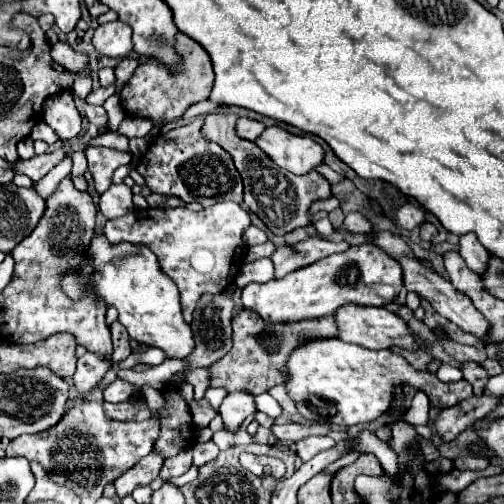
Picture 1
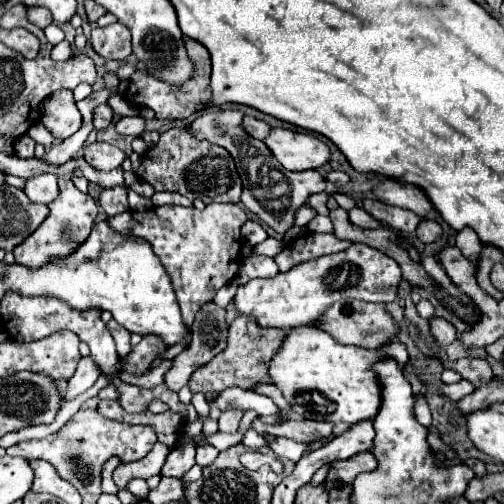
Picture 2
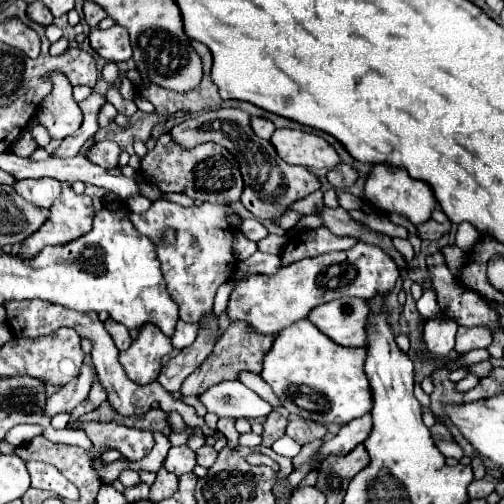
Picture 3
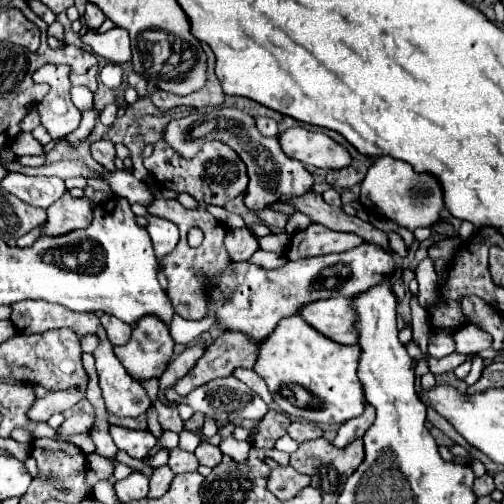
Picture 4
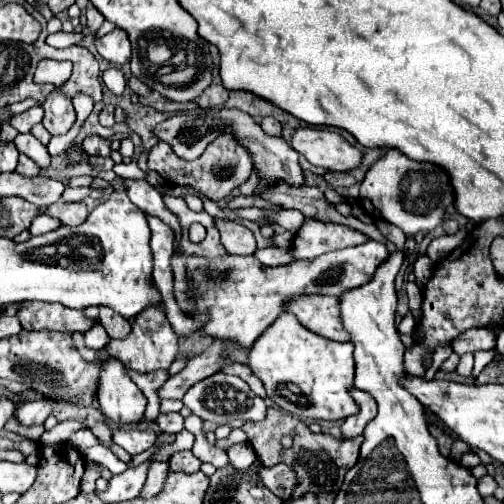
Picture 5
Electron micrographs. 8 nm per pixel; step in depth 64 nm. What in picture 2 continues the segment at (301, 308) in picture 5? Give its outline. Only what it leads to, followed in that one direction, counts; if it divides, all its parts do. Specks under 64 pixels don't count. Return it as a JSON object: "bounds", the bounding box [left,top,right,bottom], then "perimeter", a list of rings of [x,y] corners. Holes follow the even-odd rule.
{"bounds":[316,300,398,348],"perimeter":[[[338,300],[316,322],[340,344],[352,344],[352,346],[362,346],[362,348],[380,348],[382,344],[390,342],[390,338],[398,332],[398,326],[388,316],[384,304],[372,304],[372,302],[362,302],[362,300]]]}

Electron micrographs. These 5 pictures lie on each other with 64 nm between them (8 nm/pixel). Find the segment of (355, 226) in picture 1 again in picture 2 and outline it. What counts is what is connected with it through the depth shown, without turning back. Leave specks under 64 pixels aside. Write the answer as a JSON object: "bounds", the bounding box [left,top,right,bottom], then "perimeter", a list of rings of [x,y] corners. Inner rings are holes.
{"bounds":[348,207,382,229],"perimeter":[[[355,207],[348,211],[348,215],[350,221],[353,224],[356,224],[356,226],[360,226],[361,228],[377,229],[382,227],[380,221],[373,218],[371,215],[369,215],[367,212],[359,207]]]}

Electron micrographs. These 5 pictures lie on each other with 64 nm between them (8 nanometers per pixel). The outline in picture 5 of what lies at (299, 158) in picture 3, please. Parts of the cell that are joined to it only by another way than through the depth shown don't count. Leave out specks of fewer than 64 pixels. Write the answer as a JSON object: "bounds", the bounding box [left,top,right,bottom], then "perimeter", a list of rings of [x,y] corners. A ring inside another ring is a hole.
{"bounds":[292,128,362,172],"perimeter":[[[300,128],[292,138],[292,148],[306,156],[314,166],[348,172],[360,166],[362,152],[340,132],[326,128]]]}

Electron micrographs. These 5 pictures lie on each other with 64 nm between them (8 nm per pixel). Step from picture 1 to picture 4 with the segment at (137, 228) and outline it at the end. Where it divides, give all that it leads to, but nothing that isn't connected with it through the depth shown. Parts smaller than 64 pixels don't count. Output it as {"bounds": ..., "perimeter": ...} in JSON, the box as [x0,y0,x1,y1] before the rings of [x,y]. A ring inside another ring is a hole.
{"bounds":[148,198,230,320],"perimeter":[[[164,198],[156,200],[156,204],[152,204],[152,208],[148,208],[148,212],[154,216],[160,216],[160,218],[166,218],[180,228],[180,242],[176,244],[174,252],[164,258],[164,274],[168,278],[168,296],[170,296],[170,302],[174,304],[174,310],[182,318],[188,318],[188,320],[204,318],[206,316],[206,298],[204,298],[204,286],[206,284],[198,282],[194,278],[194,274],[206,272],[208,276],[216,276],[216,272],[222,272],[222,268],[228,266],[230,256],[228,256],[224,242],[222,242],[226,228],[218,226],[218,220],[212,214],[208,214],[204,208],[188,210],[178,200],[164,200]],[[192,226],[198,226],[204,232],[204,242],[198,248],[190,248],[186,242],[186,234]]]}

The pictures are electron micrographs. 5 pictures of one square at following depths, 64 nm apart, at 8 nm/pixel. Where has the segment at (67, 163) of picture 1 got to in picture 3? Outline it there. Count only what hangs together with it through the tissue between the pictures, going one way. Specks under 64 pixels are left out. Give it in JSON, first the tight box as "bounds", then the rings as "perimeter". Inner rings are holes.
{"bounds":[12,178,62,208],"perimeter":[[[38,178],[38,180],[16,180],[12,188],[30,204],[40,208],[50,208],[52,202],[60,196],[62,184],[52,178]]]}

